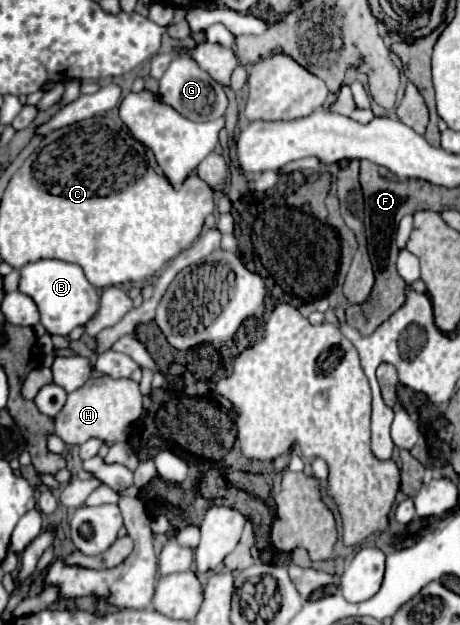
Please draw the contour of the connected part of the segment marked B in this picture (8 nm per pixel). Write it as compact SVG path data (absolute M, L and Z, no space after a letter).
M39 260L25 264L21 268L19 290L33 298L41 314L41 324L49 334L67 336L73 328L85 326L99 310L99 292L93 284L89 284L89 280L77 264L61 260Z

